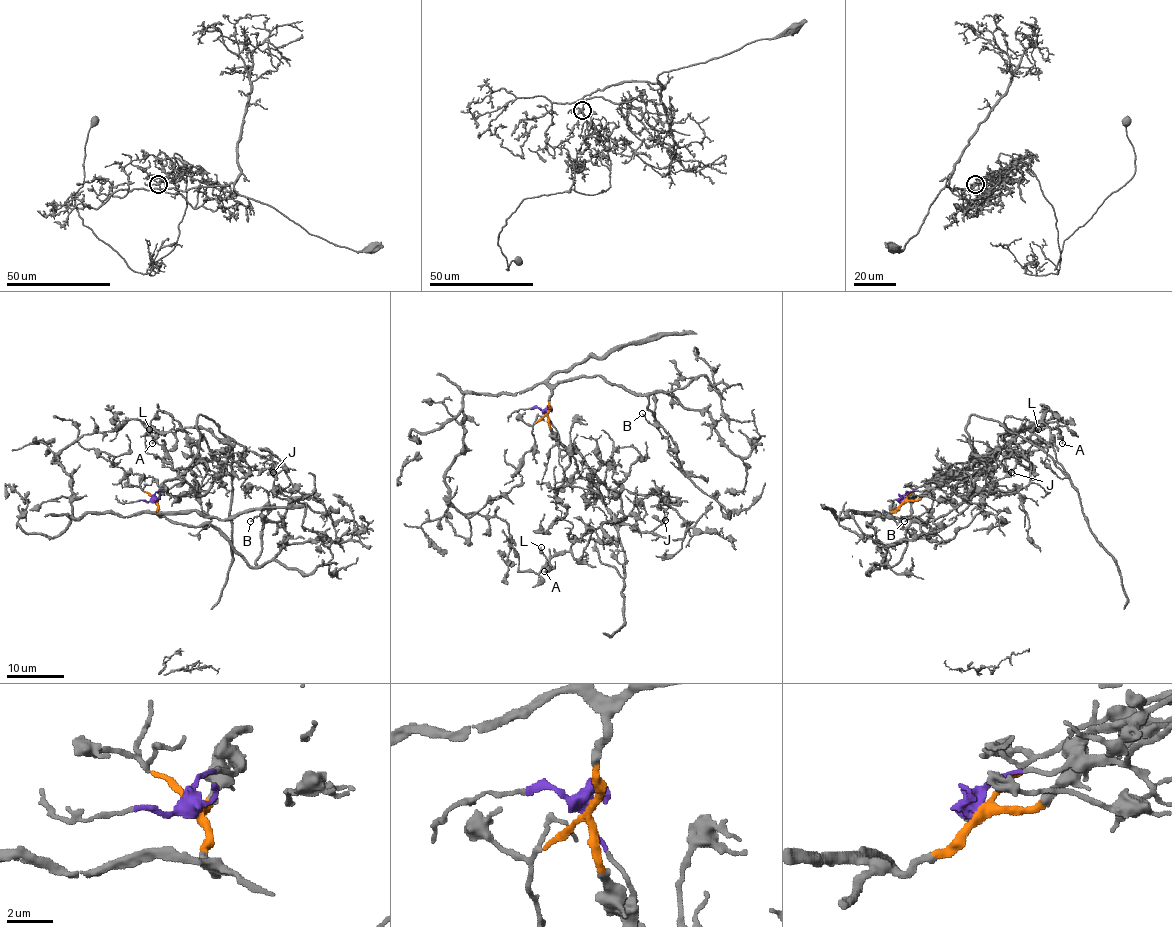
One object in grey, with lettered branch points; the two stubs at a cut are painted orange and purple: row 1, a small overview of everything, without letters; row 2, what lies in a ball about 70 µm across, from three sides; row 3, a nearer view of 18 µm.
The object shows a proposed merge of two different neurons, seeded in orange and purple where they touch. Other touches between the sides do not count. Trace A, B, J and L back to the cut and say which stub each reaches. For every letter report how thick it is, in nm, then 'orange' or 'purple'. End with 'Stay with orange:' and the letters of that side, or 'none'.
A: 200 nm thick; purple
B: 160 nm thick; orange
J: 170 nm thick; purple
L: 360 nm thick; purple
Stay with orange: B

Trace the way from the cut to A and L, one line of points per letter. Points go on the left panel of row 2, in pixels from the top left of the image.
A: (154, 500), (183, 480), (199, 415), (232, 449), (232, 474), (203, 435), (189, 446), (158, 410), (153, 444)
L: (154, 500), (183, 480), (199, 415), (232, 449), (232, 474), (170, 415), (148, 429)

